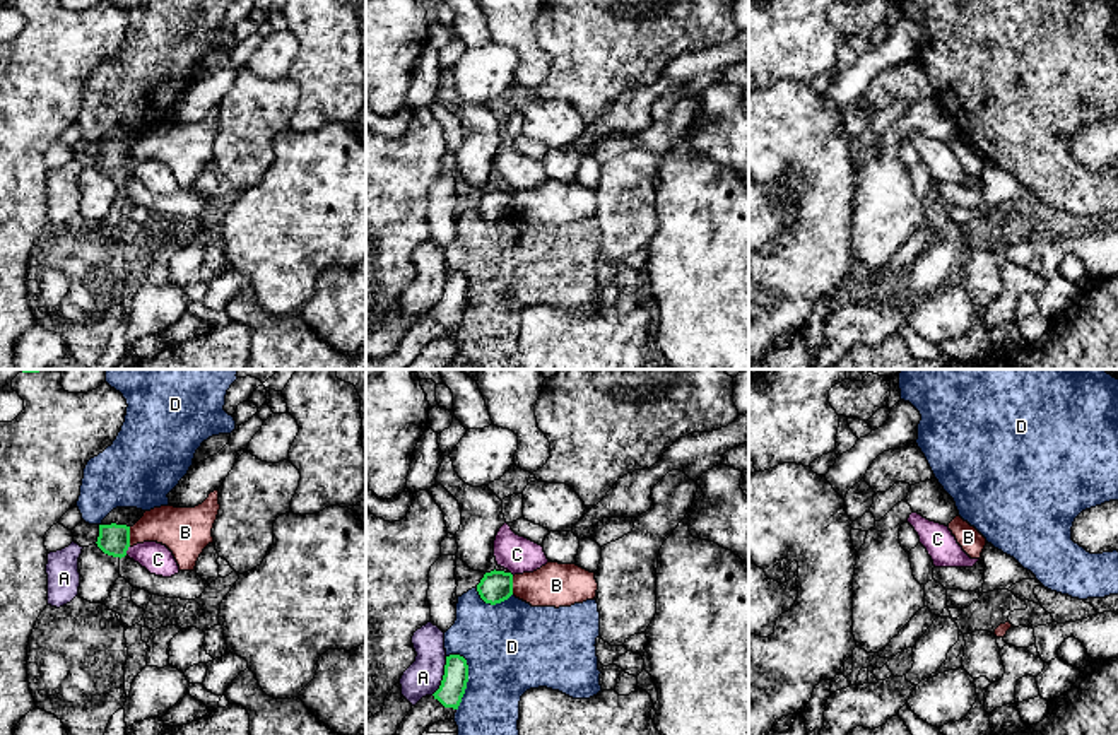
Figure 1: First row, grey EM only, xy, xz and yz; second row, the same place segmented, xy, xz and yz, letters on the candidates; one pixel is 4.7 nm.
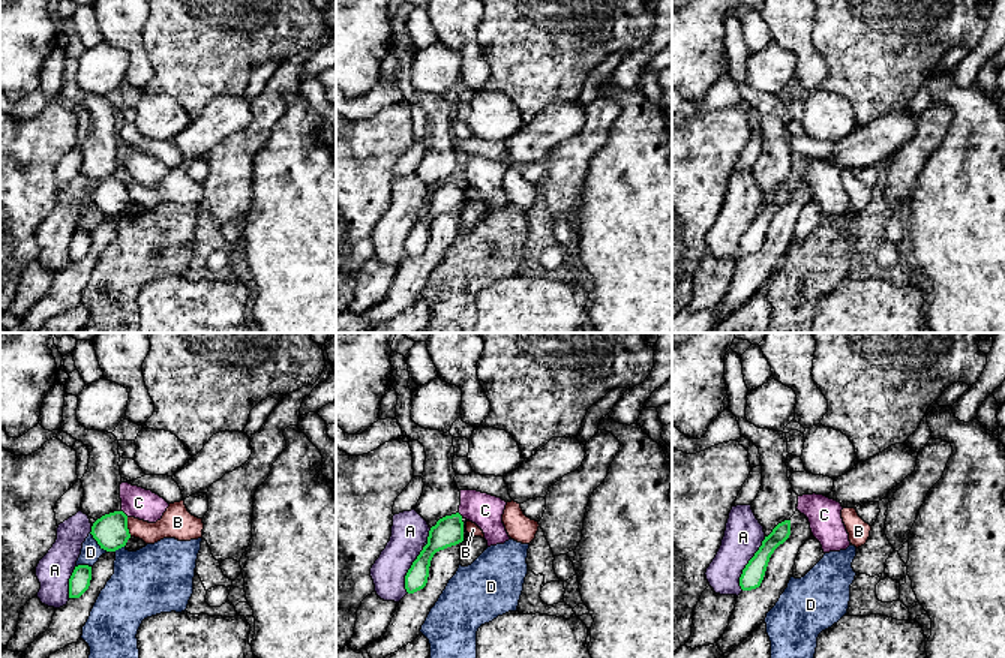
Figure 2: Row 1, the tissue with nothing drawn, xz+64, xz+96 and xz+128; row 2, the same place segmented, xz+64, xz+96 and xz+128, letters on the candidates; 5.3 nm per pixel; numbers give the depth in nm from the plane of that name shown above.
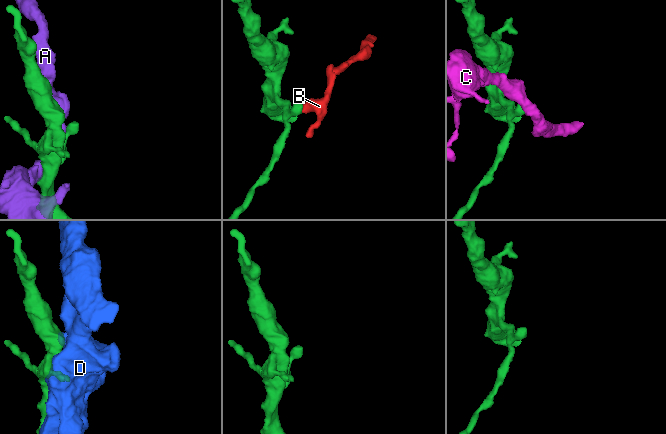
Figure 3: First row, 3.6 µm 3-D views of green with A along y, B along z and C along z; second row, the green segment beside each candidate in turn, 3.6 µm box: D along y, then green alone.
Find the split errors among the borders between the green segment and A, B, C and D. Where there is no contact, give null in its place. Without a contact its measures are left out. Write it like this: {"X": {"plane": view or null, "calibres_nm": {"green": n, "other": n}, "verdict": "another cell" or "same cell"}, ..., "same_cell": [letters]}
{"A": {"plane": "xz", "calibres_nm": {"green": 120, "other": 170}, "verdict": "another cell"}, "B": {"plane": "xy", "calibres_nm": {"green": 150, "other": 200}, "verdict": "another cell"}, "C": {"plane": "xy", "calibres_nm": {"green": 150, "other": 150}, "verdict": "another cell"}, "D": {"plane": "xz", "calibres_nm": {"green": 120, "other": 420}, "verdict": "another cell"}, "same_cell": []}

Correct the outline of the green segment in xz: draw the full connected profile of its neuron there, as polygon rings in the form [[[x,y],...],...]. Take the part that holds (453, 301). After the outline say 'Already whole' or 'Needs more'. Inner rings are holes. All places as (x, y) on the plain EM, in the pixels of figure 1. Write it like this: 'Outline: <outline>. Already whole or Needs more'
Outline: [[[460,272],[446,273],[444,292],[432,311],[444,325],[458,326],[468,299],[468,282]]]. Already whole

